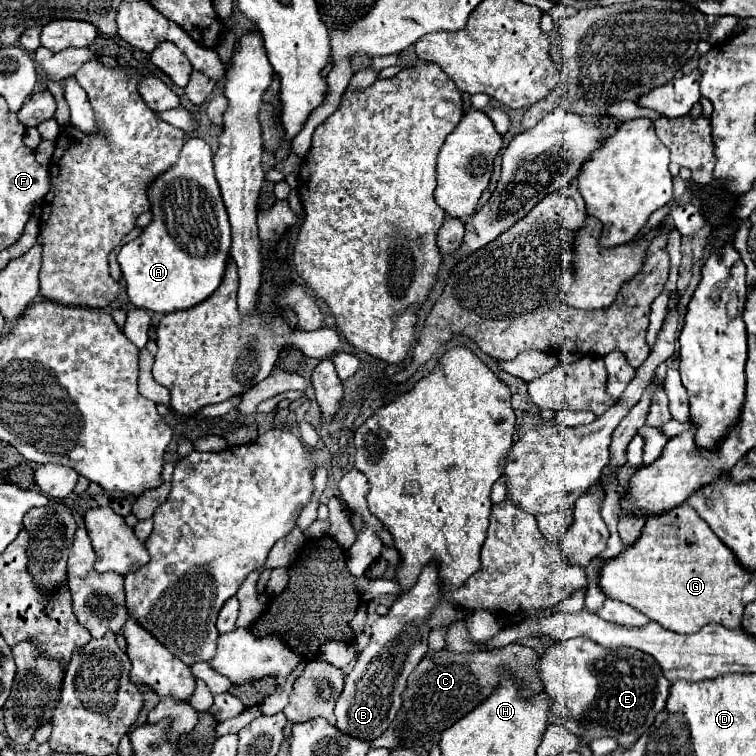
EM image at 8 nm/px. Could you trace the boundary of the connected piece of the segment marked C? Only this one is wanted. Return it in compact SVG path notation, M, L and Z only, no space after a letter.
M509 644L505 648L481 650L475 648L471 652L453 652L453 650L437 650L433 654L423 656L417 668L407 678L407 688L403 692L403 706L397 712L393 724L387 728L383 736L371 742L371 748L419 748L425 742L437 740L441 732L445 732L453 722L471 712L477 704L481 704L497 684L497 672L501 668L509 668L519 676L529 694L535 694L543 688L543 680L539 676L539 654L523 644Z

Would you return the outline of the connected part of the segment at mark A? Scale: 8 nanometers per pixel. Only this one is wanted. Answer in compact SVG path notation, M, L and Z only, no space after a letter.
M201 138L187 140L173 170L169 170L165 176L161 176L161 180L157 180L157 184L153 184L153 188L149 188L149 198L153 222L143 230L139 238L125 244L119 252L119 264L127 282L129 300L139 308L163 314L193 308L217 290L225 272L225 262L229 258L231 246L229 218L219 194L219 184L215 180L213 152L209 144Z

